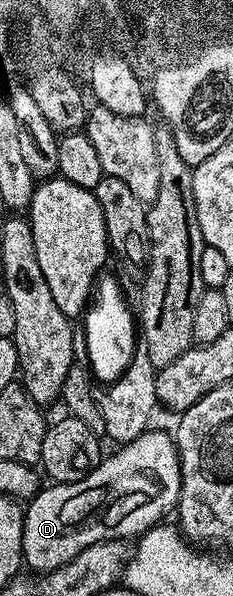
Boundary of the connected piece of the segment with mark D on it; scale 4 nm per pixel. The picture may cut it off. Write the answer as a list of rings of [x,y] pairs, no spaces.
[[[147,431],[140,433],[134,440],[129,440],[128,443],[115,447],[114,453],[109,453],[108,458],[98,463],[97,468],[93,468],[90,473],[84,477],[79,484],[55,484],[51,483],[50,488],[43,487],[32,499],[28,502],[28,507],[22,514],[22,558],[27,565],[38,568],[34,570],[49,570],[51,568],[59,568],[61,564],[67,564],[72,556],[78,555],[79,551],[88,547],[92,542],[101,542],[103,540],[121,540],[129,541],[129,536],[137,538],[143,532],[147,532],[151,526],[163,523],[165,512],[173,513],[176,508],[176,501],[180,494],[180,486],[182,485],[182,471],[180,470],[180,458],[178,457],[178,445],[175,443],[173,435],[166,436],[150,436]]]

